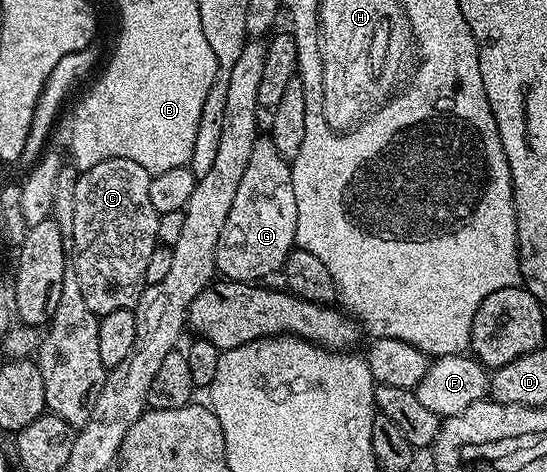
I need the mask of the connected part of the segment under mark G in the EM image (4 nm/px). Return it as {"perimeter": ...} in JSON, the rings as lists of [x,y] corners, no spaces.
{"perimeter":[[[269,137],[256,138],[249,165],[237,193],[229,217],[221,229],[215,250],[215,269],[224,280],[232,283],[258,284],[266,275],[282,272],[287,254],[296,246],[297,197],[293,197],[291,164],[273,145]]]}

